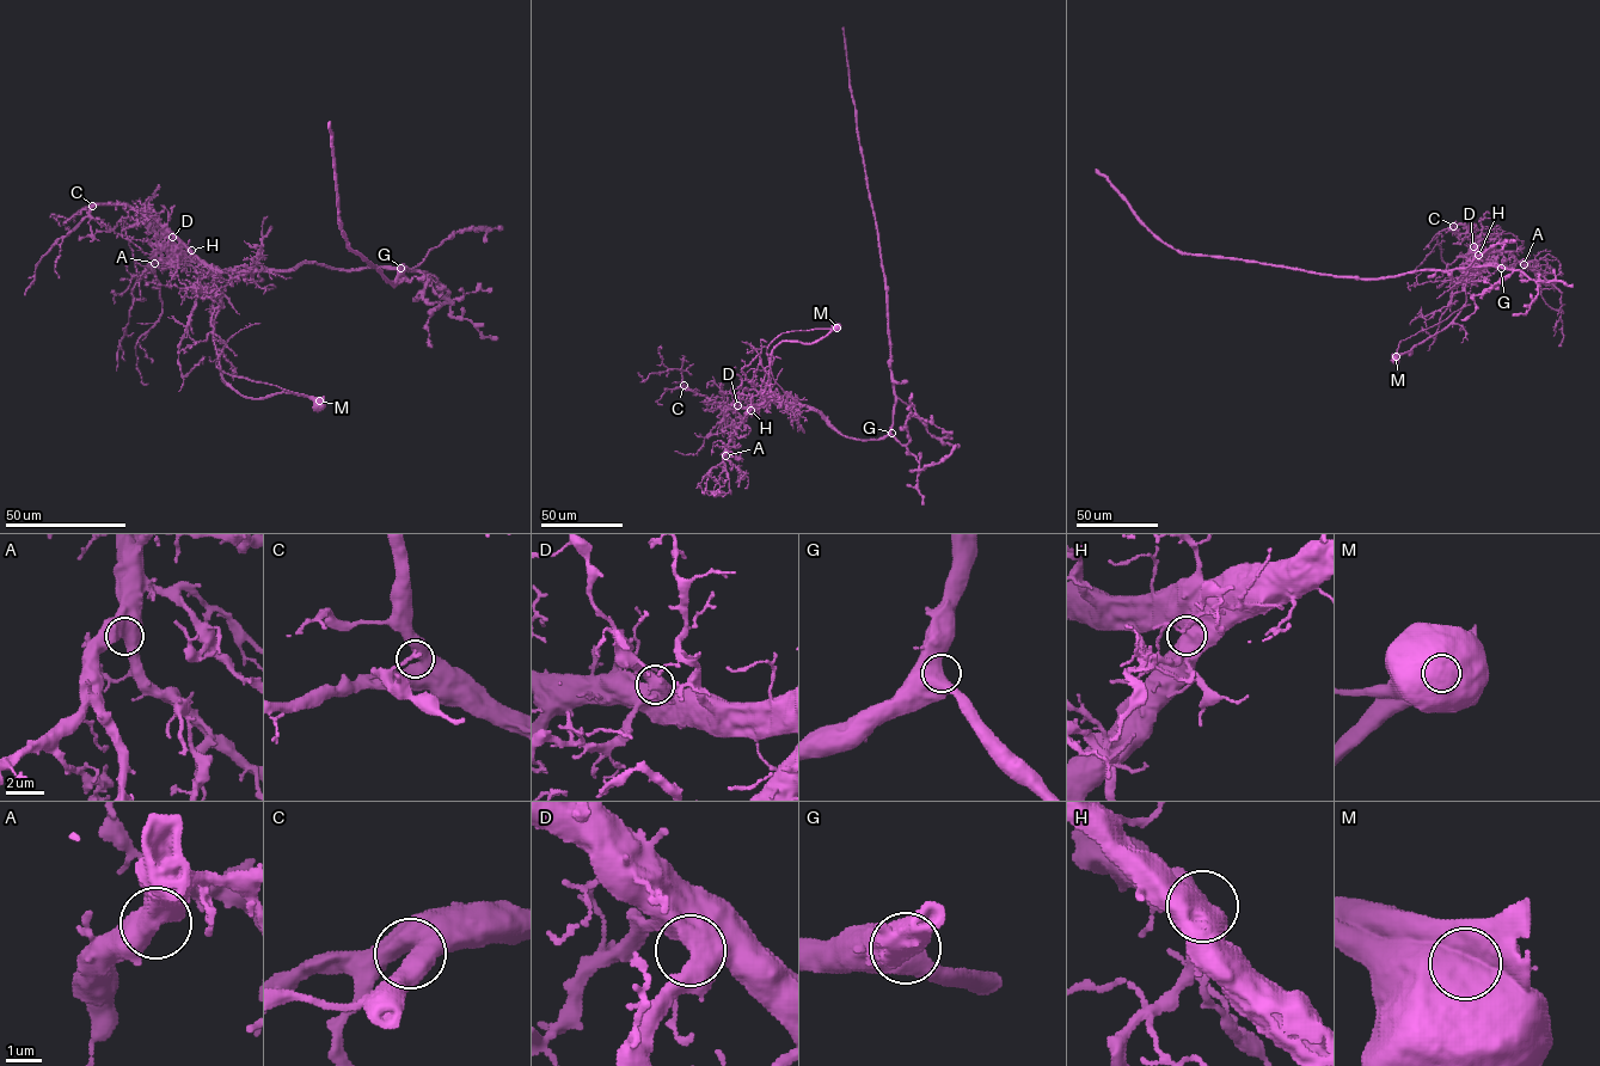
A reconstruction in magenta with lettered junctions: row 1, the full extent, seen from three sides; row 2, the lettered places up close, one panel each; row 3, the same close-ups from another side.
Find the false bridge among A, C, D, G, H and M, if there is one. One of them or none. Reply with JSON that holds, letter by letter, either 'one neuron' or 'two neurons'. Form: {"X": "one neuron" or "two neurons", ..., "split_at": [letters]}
{"A": "one neuron", "C": "one neuron", "D": "one neuron", "G": "one neuron", "H": "one neuron", "M": "two neurons", "split_at": ["M"]}

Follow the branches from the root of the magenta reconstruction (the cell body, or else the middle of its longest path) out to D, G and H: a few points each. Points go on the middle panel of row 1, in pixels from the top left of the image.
D: (835, 325), (811, 343), (782, 341), (771, 359), (765, 396), (771, 397), (759, 404), (737, 405)
G: (835, 325), (813, 342), (782, 341), (773, 349), (766, 397), (809, 405), (848, 436), (892, 433)
H: (835, 325), (811, 343), (782, 341), (771, 359), (765, 396), (771, 397), (751, 410)

